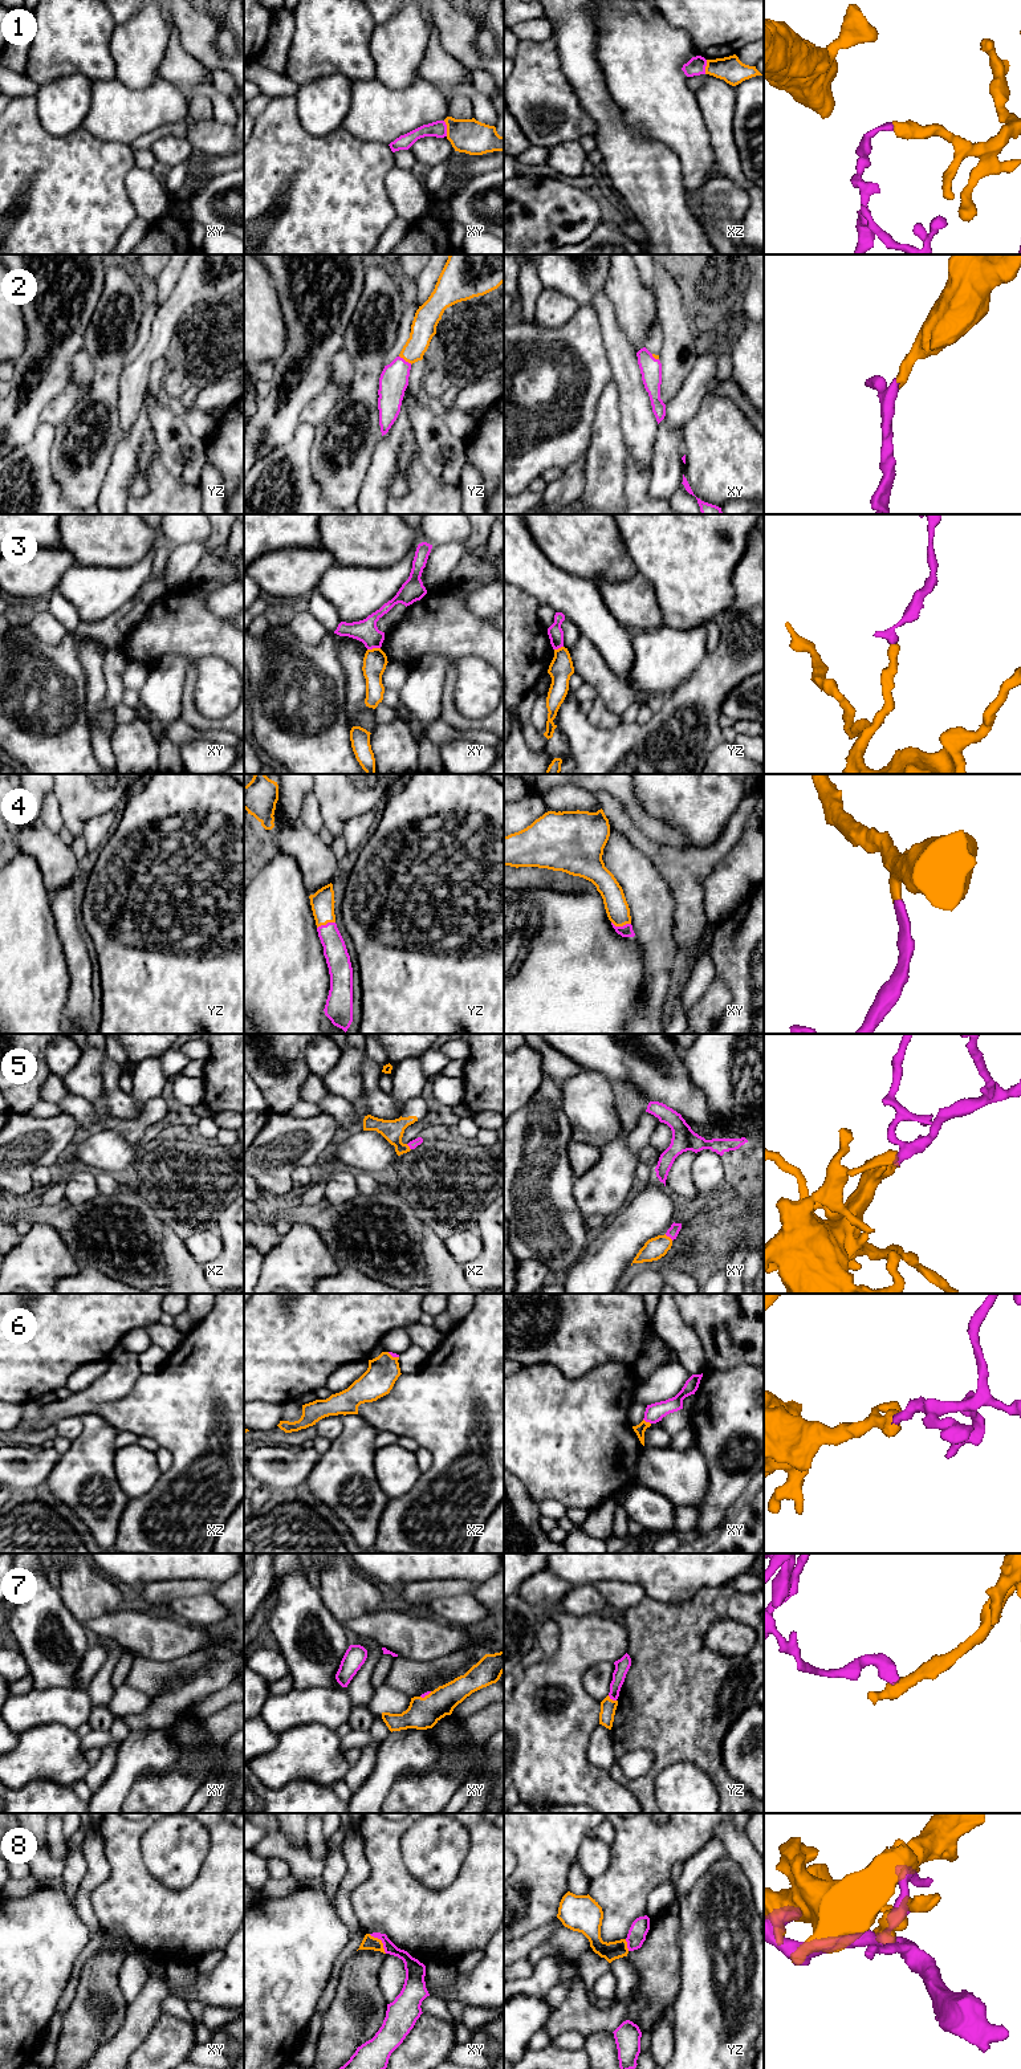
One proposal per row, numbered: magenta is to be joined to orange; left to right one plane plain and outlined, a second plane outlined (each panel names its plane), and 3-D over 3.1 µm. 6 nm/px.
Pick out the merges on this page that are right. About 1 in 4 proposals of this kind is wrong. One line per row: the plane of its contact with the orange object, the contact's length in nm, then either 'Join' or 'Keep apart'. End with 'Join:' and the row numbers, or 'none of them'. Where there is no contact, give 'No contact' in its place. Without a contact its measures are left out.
1: Touches orange in xy. Shared border 100 nm. Keep apart
2: Touches orange in yz. Shared border 90 nm. Join
3: Touches orange in xy. Shared border 80 nm. Keep apart
4: Touches orange in xy. Shared border 120 nm. Join
5: Touches orange in xy. Shared border 70 nm. Join
6: Touches orange in xy. Shared border 60 nm. Join
7: Touches orange in yz. Shared border 70 nm. Join
8: Touches orange in xy. Shared border 160 nm. Keep apart
Join: 2, 4, 5, 6, 7

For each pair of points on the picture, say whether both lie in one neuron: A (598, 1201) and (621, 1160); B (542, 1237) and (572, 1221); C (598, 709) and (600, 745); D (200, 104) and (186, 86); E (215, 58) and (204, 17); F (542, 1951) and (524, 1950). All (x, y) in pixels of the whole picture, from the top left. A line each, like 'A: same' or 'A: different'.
A: same
B: same
C: different
D: different
E: same
F: different

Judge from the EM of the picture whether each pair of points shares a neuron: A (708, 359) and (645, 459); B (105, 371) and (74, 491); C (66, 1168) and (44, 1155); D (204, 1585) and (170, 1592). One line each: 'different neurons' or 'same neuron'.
A: different neurons
B: same neuron
C: different neurons
D: same neuron

